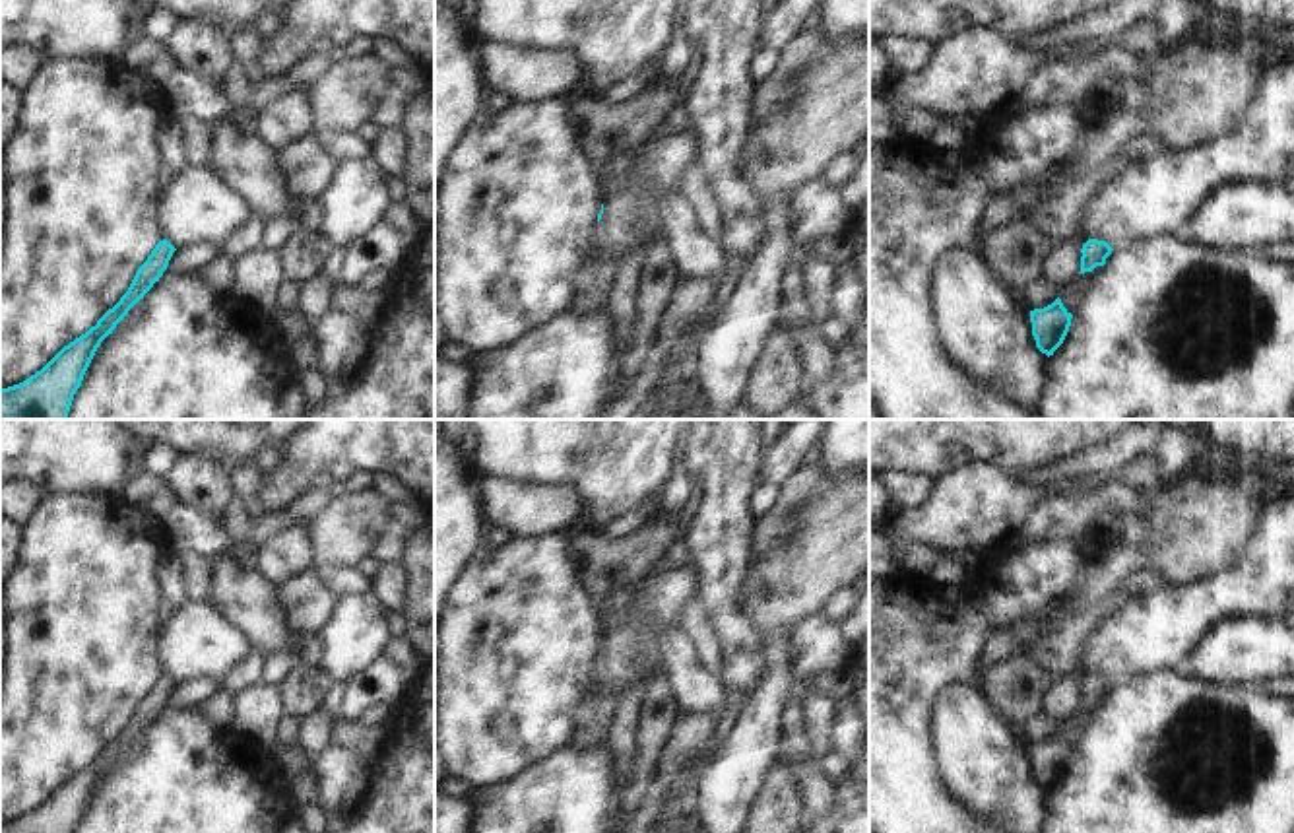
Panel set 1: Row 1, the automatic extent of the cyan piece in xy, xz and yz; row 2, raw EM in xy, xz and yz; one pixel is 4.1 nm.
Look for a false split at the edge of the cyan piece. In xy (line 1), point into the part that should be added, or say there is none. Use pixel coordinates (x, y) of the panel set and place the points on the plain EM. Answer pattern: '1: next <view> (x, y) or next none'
1: next none

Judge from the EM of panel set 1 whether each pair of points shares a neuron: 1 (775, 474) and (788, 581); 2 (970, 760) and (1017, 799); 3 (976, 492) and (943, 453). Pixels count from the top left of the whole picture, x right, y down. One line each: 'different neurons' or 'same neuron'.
1: different neurons
2: same neuron
3: different neurons

